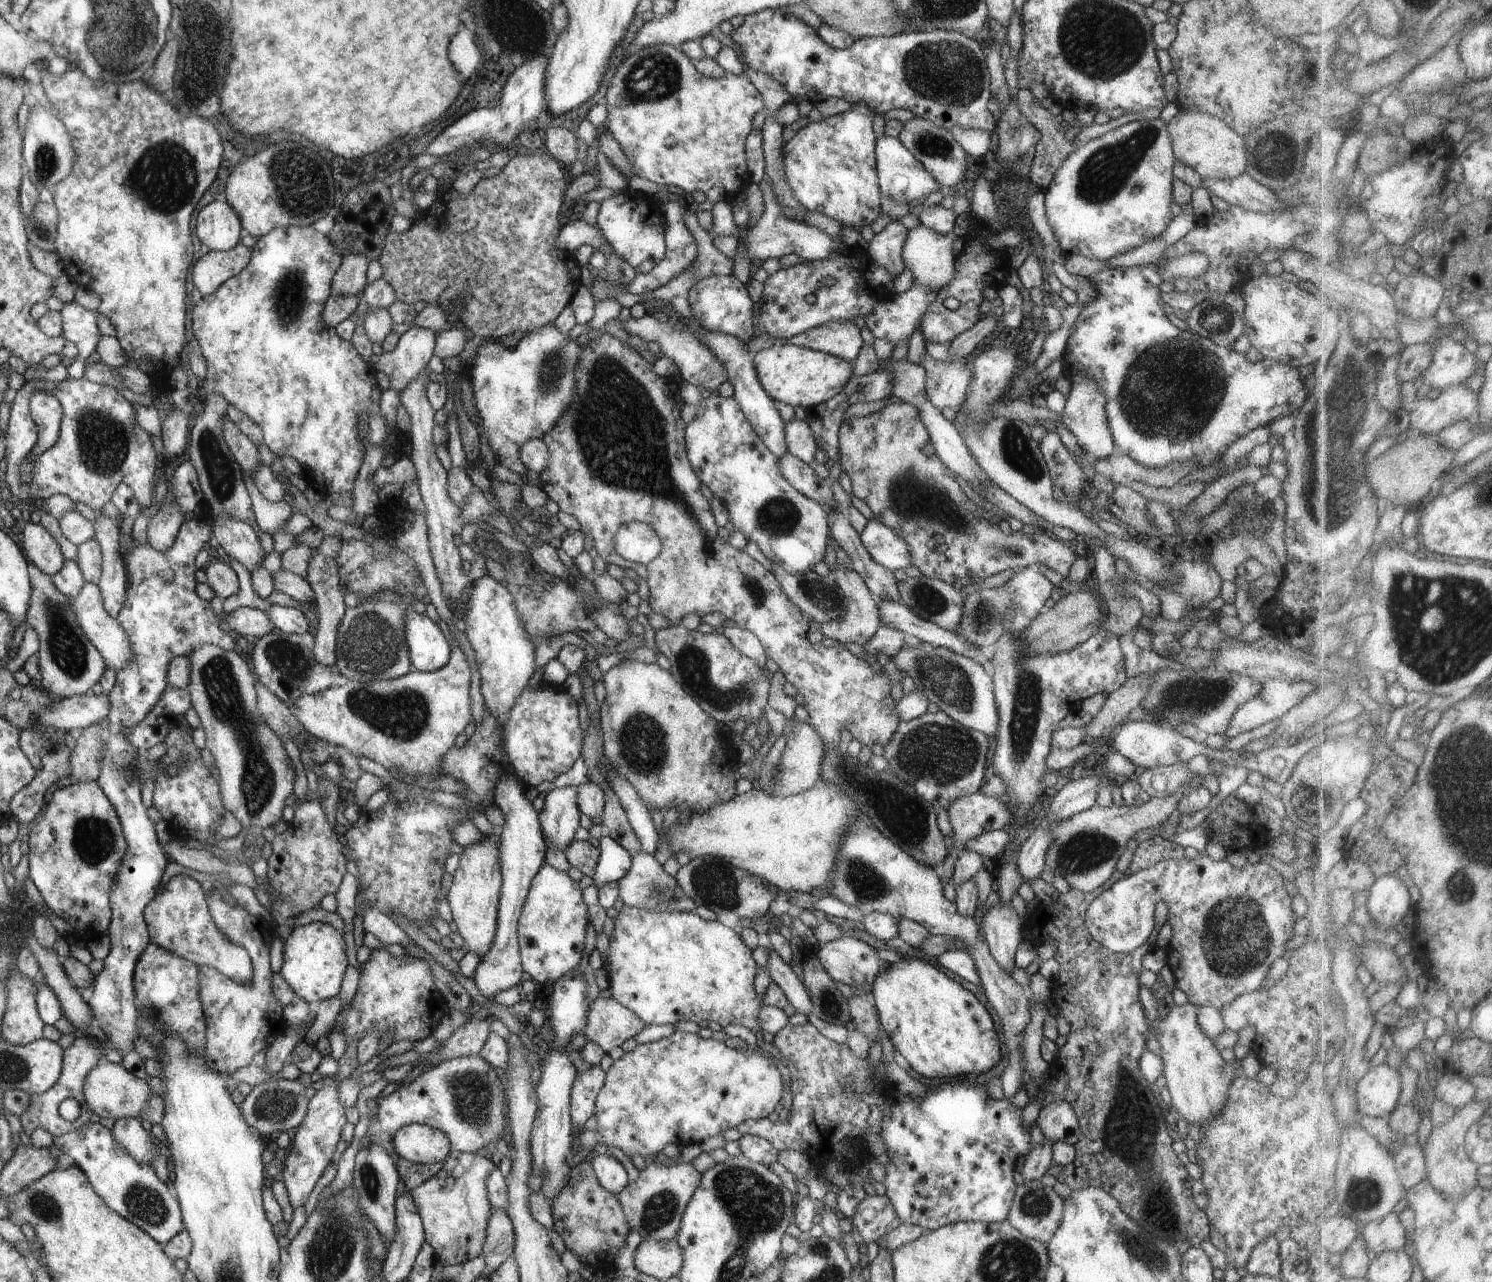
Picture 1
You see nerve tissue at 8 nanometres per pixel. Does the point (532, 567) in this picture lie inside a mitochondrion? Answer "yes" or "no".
no

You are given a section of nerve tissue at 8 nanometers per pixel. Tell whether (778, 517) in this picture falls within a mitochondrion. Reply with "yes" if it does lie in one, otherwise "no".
yes

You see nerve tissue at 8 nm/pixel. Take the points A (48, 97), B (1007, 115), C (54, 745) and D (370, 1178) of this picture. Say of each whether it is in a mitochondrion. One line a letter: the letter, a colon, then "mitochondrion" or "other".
A: other
B: other
C: mitochondrion
D: mitochondrion

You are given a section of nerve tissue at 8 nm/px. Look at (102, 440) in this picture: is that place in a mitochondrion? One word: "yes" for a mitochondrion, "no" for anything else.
yes

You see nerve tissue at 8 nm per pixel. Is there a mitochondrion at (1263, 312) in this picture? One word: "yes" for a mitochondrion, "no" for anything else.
no

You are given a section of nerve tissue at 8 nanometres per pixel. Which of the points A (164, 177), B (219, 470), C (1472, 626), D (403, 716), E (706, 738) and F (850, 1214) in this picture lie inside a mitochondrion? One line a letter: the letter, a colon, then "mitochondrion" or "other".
A: mitochondrion
B: mitochondrion
C: mitochondrion
D: mitochondrion
E: other
F: other

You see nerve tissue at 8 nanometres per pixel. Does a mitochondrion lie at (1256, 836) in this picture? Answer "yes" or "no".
no

